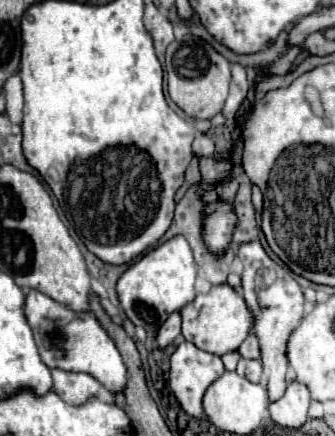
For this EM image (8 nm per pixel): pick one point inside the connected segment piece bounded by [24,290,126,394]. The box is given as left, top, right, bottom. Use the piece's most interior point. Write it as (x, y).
(73, 341)

